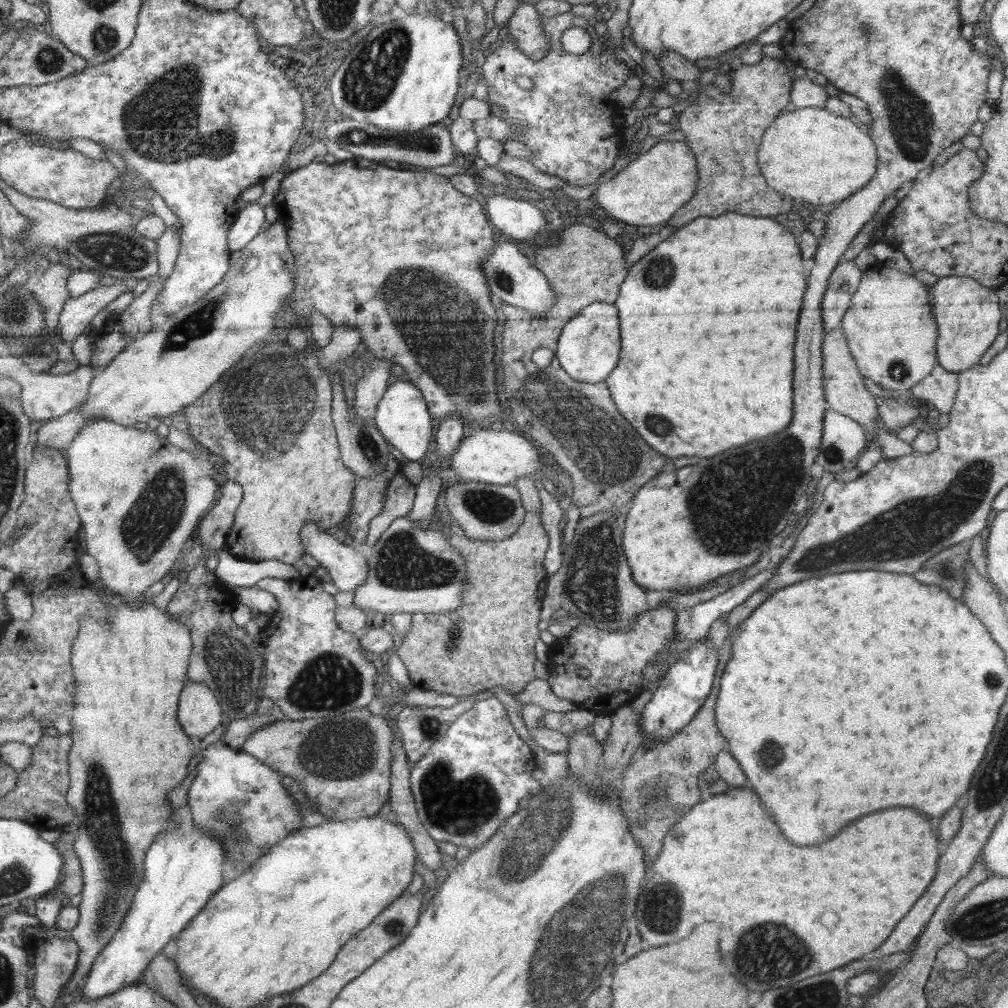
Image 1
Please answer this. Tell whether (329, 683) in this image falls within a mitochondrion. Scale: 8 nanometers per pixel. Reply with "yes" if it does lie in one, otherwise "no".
yes

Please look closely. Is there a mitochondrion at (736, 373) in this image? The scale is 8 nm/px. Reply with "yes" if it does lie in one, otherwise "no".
no

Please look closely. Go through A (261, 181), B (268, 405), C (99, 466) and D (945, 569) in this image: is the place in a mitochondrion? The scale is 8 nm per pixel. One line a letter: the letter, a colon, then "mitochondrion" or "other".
A: other
B: mitochondrion
C: other
D: mitochondrion

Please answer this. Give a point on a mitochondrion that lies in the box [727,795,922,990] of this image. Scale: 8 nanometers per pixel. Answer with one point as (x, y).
(782, 955)

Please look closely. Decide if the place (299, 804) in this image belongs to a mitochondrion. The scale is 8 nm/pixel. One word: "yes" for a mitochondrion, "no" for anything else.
no

